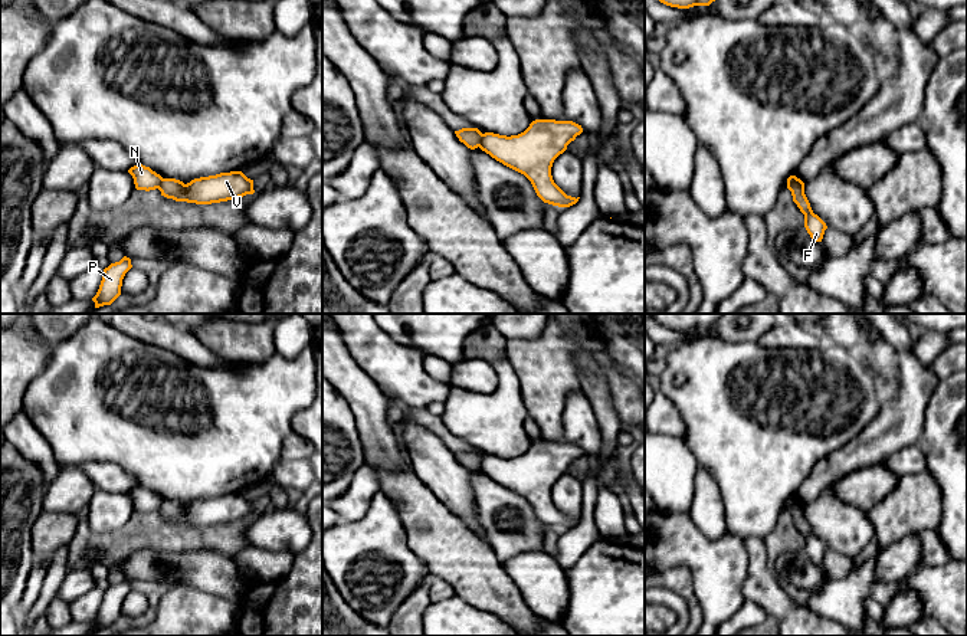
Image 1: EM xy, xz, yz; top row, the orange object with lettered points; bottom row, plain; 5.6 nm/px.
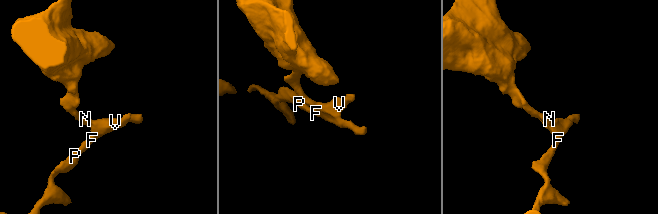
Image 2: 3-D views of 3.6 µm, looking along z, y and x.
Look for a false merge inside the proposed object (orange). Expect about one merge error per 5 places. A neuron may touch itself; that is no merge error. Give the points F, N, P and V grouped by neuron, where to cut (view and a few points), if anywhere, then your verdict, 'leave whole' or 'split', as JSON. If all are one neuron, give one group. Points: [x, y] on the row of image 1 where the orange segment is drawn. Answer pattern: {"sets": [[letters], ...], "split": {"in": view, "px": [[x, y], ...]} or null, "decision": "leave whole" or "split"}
{"sets": [["F", "P", "V"], ["N"]], "split": {"in": "xz", "px": [[482, 134], [478, 146]]}, "decision": "split"}

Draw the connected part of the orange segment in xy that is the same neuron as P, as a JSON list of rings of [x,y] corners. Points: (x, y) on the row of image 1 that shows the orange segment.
[[[124,256],[104,269],[99,289],[92,298],[95,308],[111,305],[121,295],[122,279],[131,268],[131,259]]]

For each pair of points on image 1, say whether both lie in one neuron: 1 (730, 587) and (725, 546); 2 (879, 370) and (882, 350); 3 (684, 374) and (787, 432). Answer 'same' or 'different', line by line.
1: same
2: same
3: same

